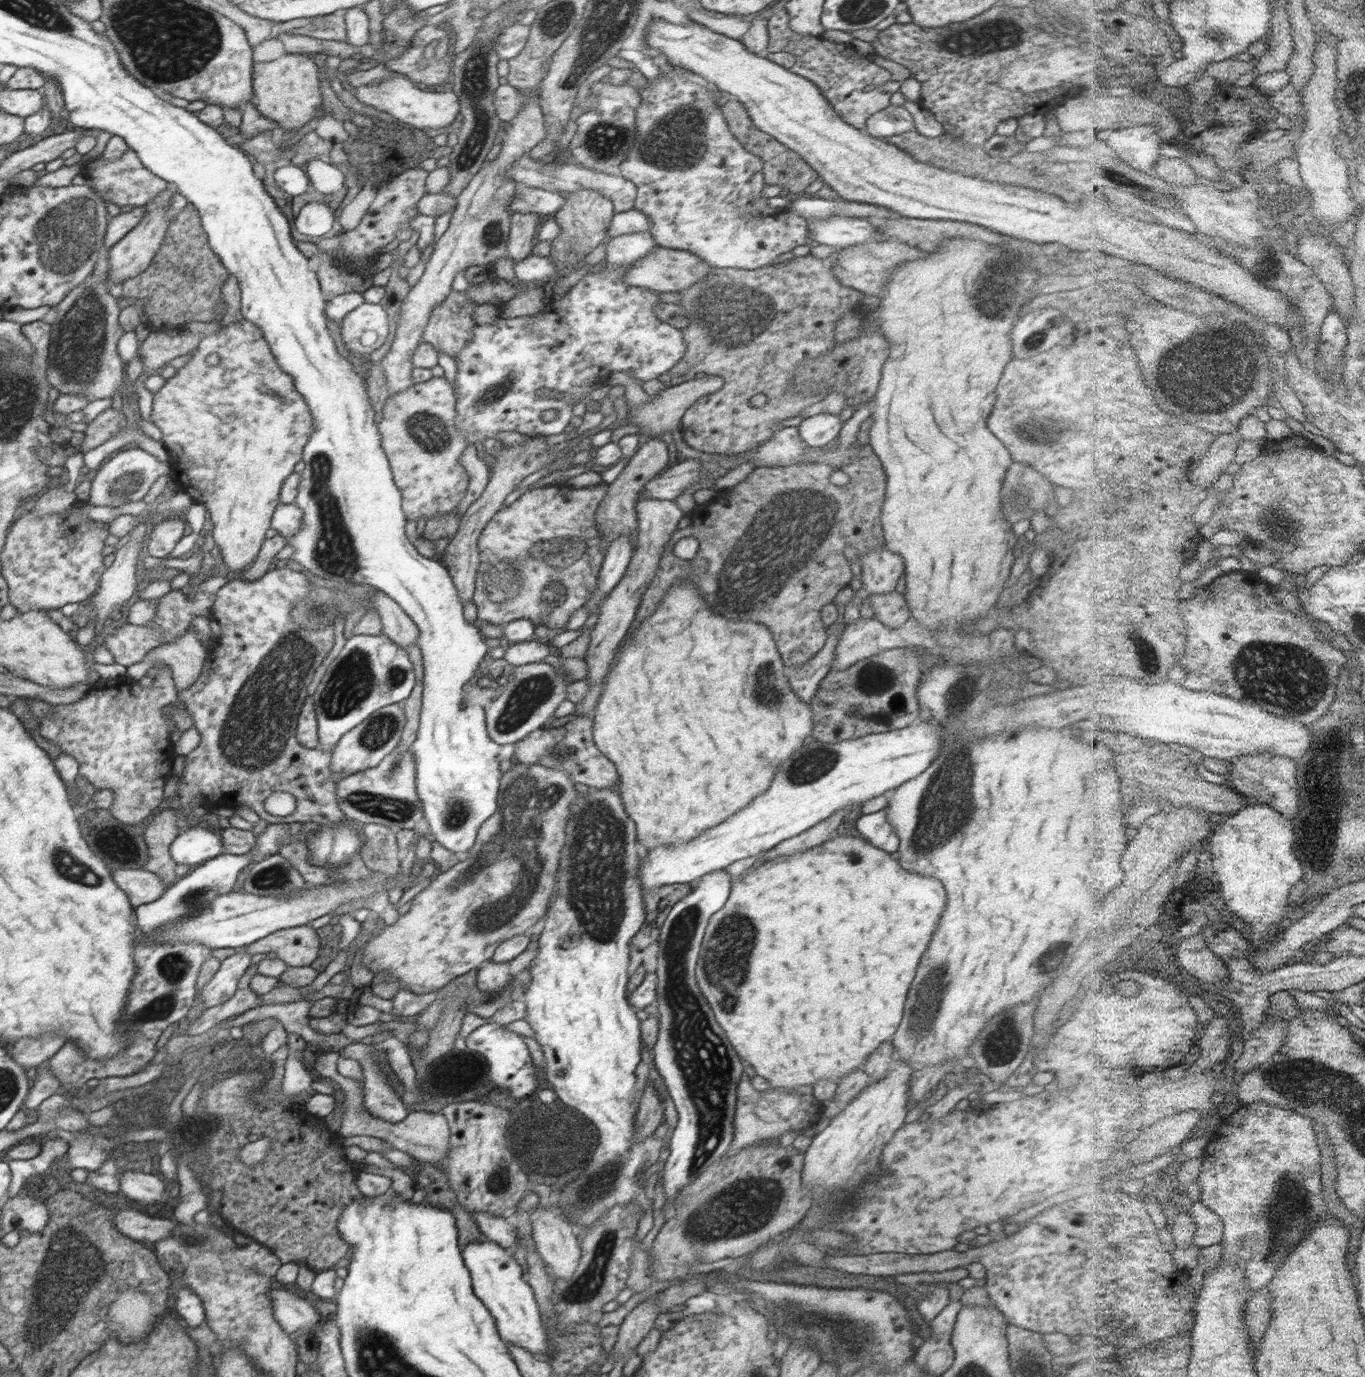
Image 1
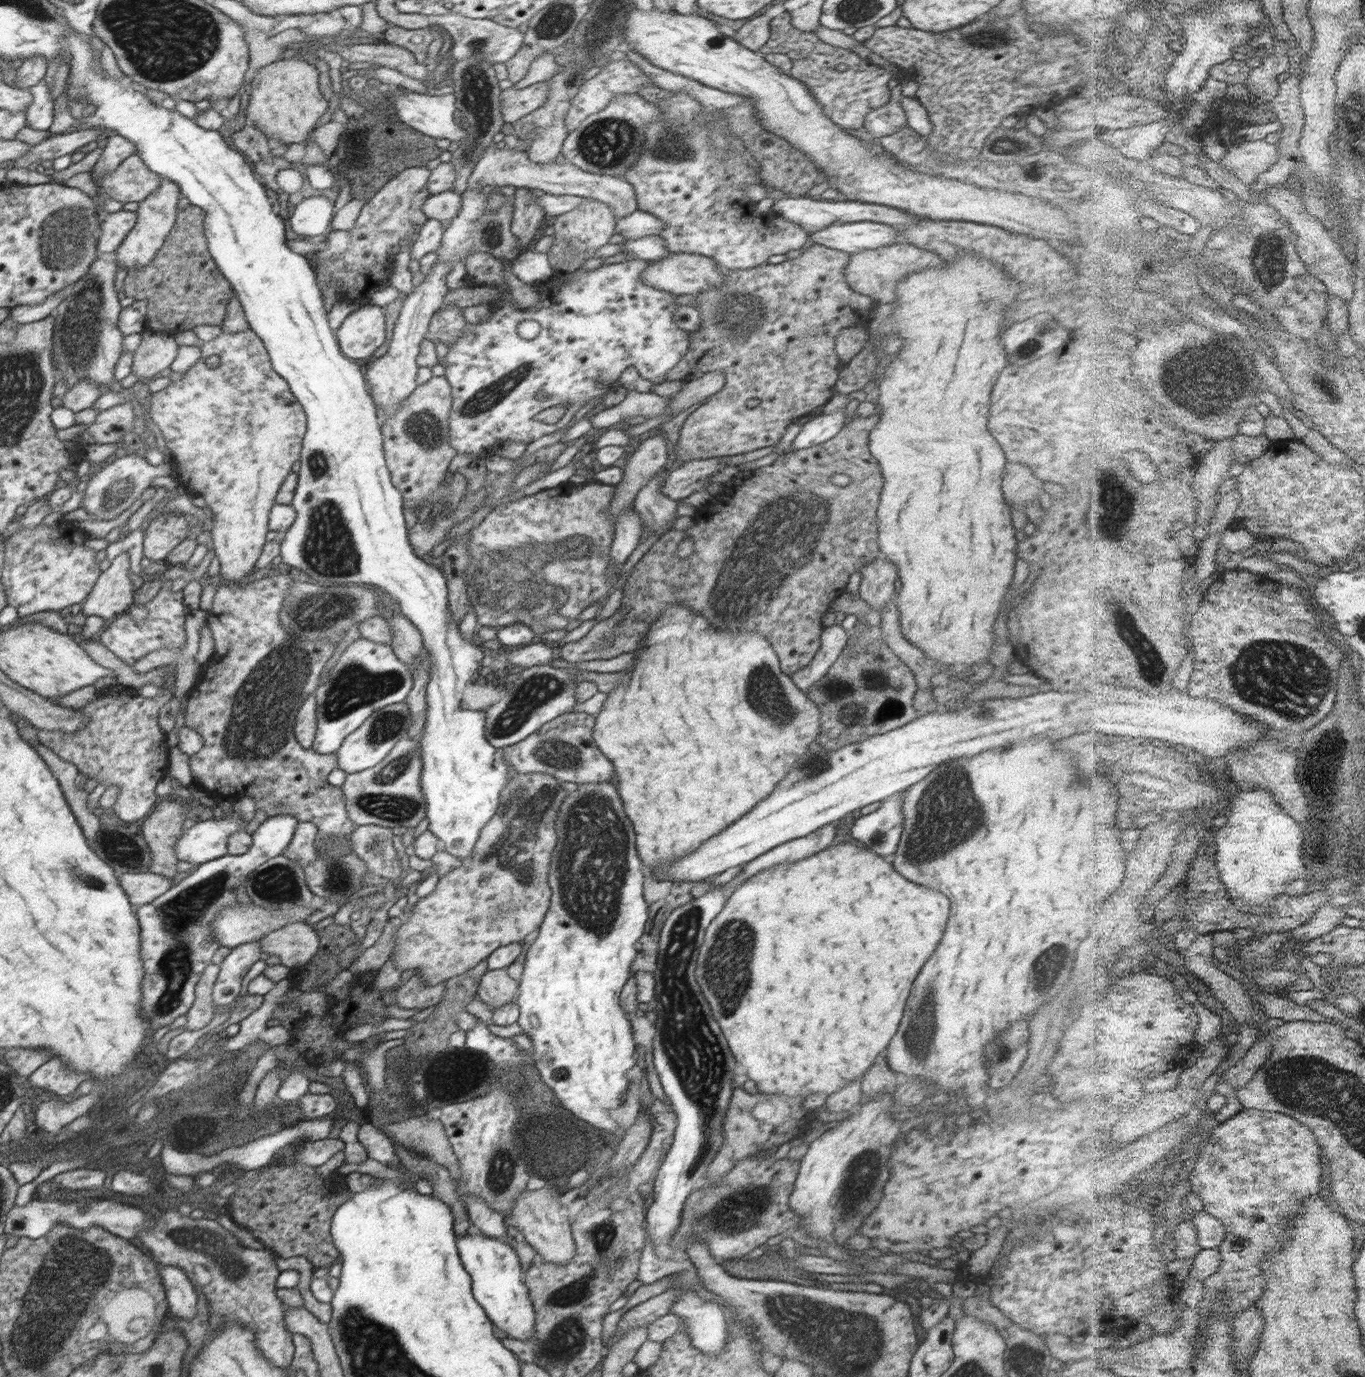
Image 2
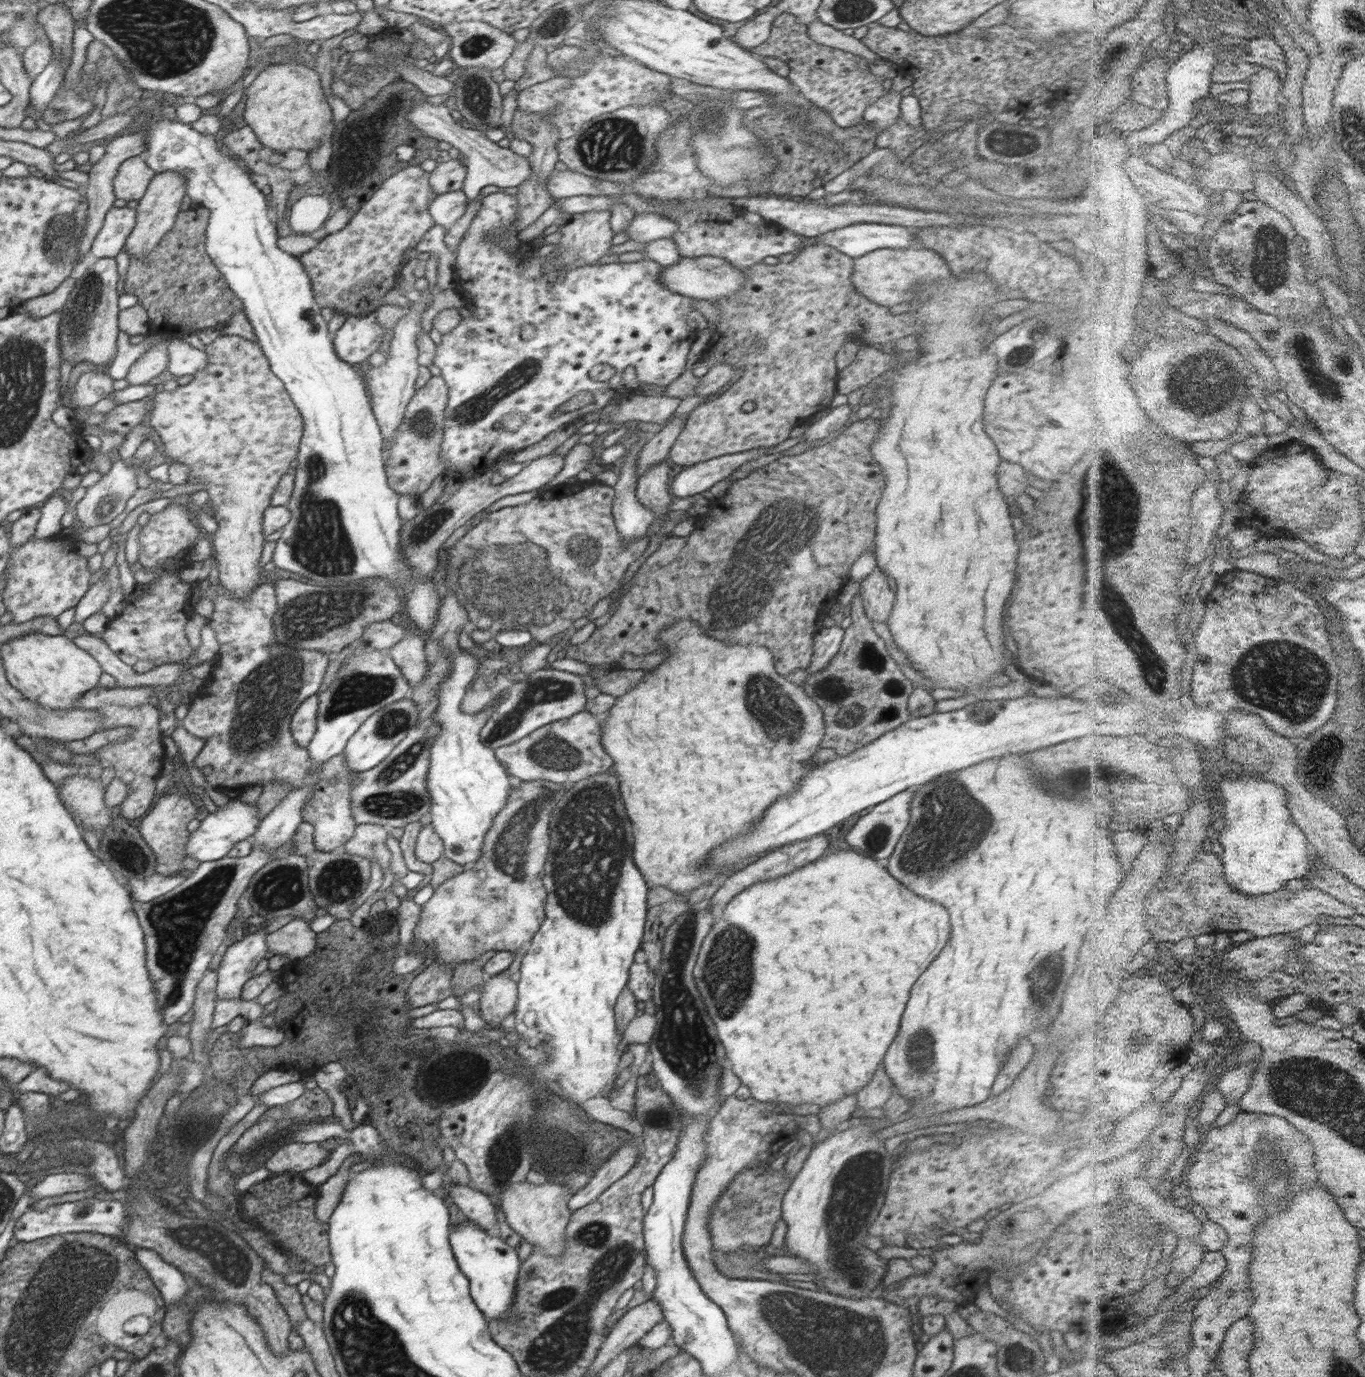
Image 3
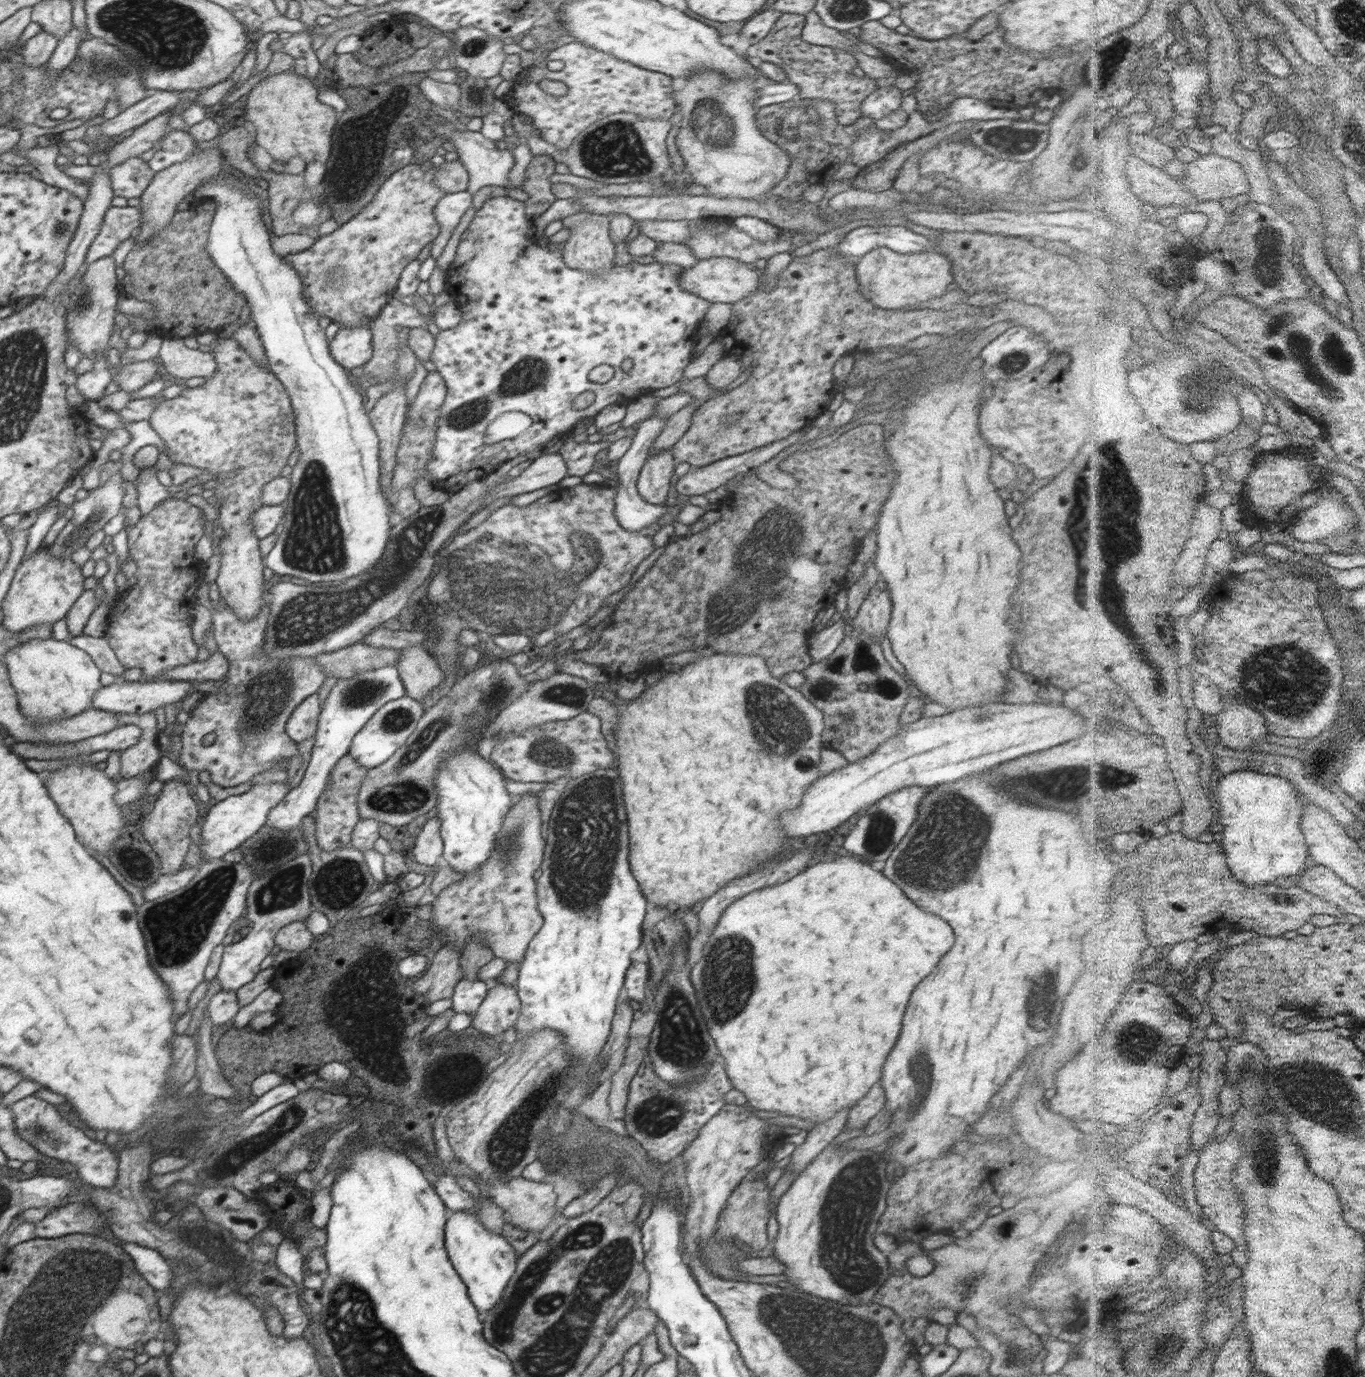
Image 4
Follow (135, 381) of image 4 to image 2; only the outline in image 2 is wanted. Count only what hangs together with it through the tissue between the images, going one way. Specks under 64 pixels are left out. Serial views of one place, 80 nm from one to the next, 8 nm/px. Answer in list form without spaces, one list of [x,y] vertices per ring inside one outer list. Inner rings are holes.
[[[146,331],[135,350],[131,372],[139,380],[145,382],[156,378],[162,370],[171,368],[172,361],[178,354],[179,346],[174,336],[164,332]]]

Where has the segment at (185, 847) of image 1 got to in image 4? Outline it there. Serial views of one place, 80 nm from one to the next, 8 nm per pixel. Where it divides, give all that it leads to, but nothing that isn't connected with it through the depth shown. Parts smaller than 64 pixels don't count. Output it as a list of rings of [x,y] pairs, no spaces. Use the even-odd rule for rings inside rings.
[[[288,782],[256,784],[247,792],[232,795],[218,801],[208,810],[207,817],[201,825],[201,856],[207,860],[222,859],[224,854],[239,847],[247,838],[255,835],[265,824],[268,813],[288,794],[291,787]]]

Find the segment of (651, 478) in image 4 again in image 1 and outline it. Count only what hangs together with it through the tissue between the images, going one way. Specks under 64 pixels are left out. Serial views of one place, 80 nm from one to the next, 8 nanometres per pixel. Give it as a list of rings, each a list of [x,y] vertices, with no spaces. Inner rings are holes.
[[[640,497],[637,499],[635,509],[639,520],[639,525],[635,532],[635,551],[626,570],[628,573],[623,575],[619,584],[608,594],[606,600],[604,600],[599,610],[598,621],[593,626],[592,633],[590,633],[591,639],[588,648],[586,648],[586,658],[584,659],[587,672],[584,680],[589,682],[589,691],[582,700],[579,700],[579,702],[575,704],[576,710],[574,714],[576,715],[588,715],[590,712],[593,712],[594,708],[597,706],[598,697],[603,691],[602,686],[604,686],[604,678],[608,676],[611,670],[610,664],[616,656],[617,646],[622,643],[627,636],[627,631],[631,628],[632,622],[635,620],[636,612],[638,612],[638,606],[640,606],[640,602],[642,602],[642,594],[646,592],[650,581],[655,577],[656,569],[659,567],[658,562],[663,552],[663,546],[670,540],[670,535],[677,529],[677,524],[682,520],[684,515],[682,510],[674,503],[674,500]]]

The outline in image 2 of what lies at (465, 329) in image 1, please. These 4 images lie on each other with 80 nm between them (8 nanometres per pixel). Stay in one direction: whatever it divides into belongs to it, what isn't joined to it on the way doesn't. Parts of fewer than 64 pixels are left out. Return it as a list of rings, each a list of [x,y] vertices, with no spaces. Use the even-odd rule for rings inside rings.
[[[447,305],[442,306],[433,314],[426,338],[432,341],[439,340],[450,346],[463,335],[463,328],[467,323],[462,315],[462,308]]]

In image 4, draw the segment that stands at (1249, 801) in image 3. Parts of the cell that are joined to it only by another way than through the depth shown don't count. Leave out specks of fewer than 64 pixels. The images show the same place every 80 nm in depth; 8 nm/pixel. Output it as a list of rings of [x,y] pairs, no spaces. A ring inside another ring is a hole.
[[[1251,767],[1216,777],[1213,794],[1221,807],[1219,821],[1225,827],[1220,837],[1238,880],[1250,887],[1270,886],[1280,877],[1297,880],[1308,870],[1313,859],[1303,829],[1307,806],[1294,783]]]

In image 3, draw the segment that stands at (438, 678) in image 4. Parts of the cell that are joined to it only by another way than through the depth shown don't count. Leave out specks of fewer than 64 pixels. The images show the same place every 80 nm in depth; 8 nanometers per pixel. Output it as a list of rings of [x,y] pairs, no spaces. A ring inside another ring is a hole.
[[[407,630],[406,637],[388,650],[392,660],[402,671],[411,688],[418,686],[426,677],[428,664],[425,654],[426,638],[417,630]]]

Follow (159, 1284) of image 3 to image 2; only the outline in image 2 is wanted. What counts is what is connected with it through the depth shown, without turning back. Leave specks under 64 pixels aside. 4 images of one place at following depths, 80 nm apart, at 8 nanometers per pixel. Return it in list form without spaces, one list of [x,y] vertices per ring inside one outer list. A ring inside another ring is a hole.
[[[156,1263],[167,1298],[168,1313],[188,1320],[194,1318],[198,1295],[194,1292],[194,1284],[188,1278],[188,1272],[181,1267]]]

